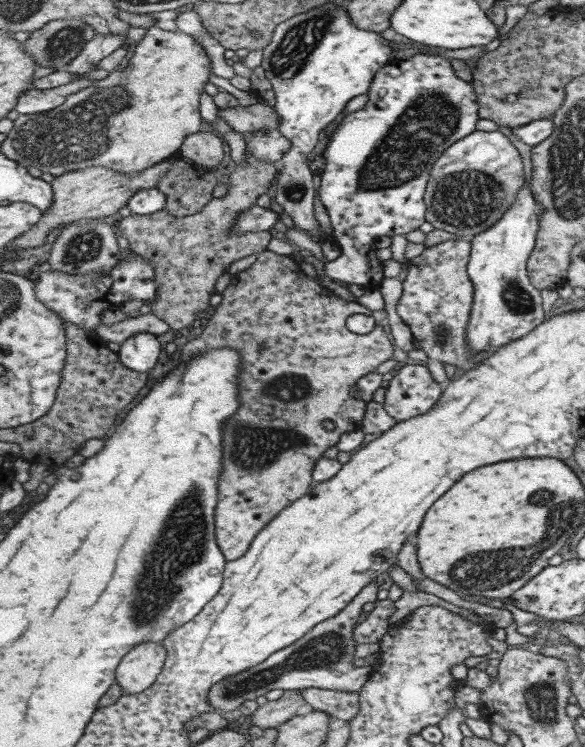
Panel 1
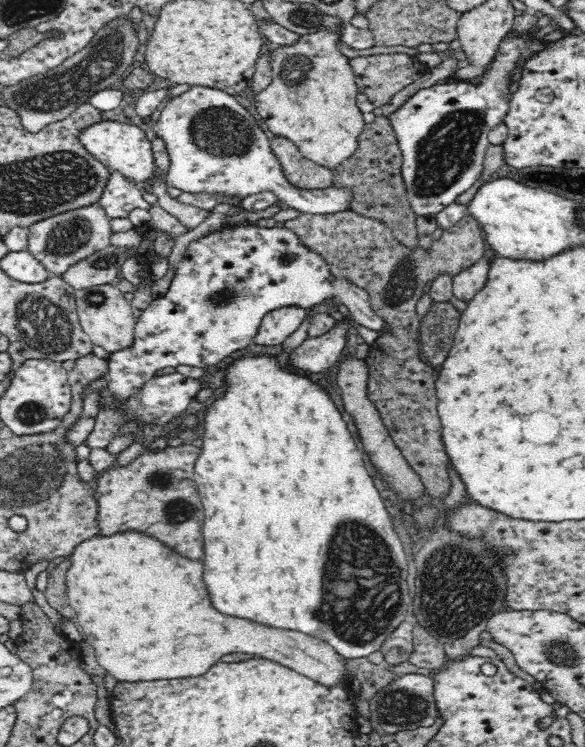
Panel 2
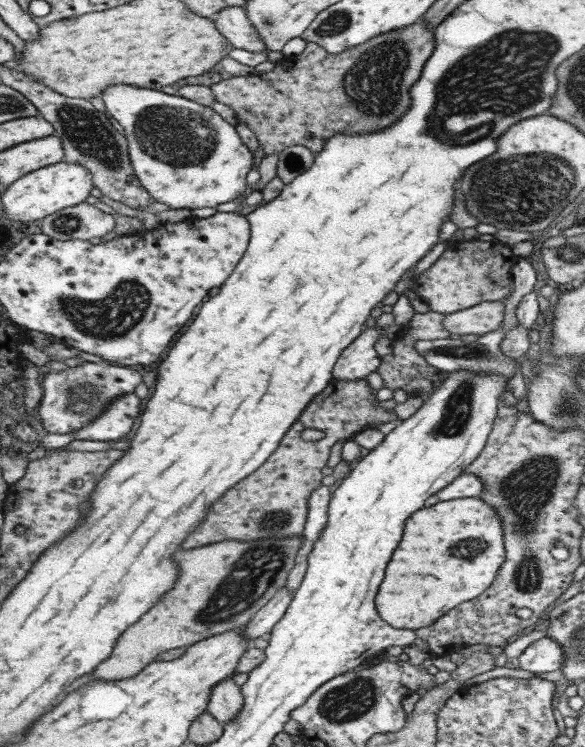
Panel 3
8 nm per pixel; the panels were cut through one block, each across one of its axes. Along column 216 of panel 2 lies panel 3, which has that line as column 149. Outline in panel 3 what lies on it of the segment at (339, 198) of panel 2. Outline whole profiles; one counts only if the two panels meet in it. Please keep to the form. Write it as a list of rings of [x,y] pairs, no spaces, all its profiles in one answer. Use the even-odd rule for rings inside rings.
[[[115,84],[113,86],[106,86],[100,94],[103,101],[105,111],[109,113],[109,116],[116,120],[123,128],[123,136],[126,140],[126,149],[128,152],[128,159],[130,162],[133,175],[137,178],[140,186],[146,190],[151,196],[153,201],[165,204],[172,210],[178,209],[198,209],[198,208],[215,208],[219,204],[233,201],[237,199],[239,195],[245,195],[250,187],[245,181],[246,175],[249,170],[253,169],[252,153],[245,147],[245,144],[239,139],[235,127],[229,125],[221,115],[215,113],[210,107],[197,104],[187,98],[181,97],[179,94],[169,95],[158,90],[151,90],[146,88],[139,88],[137,86],[129,84]]]

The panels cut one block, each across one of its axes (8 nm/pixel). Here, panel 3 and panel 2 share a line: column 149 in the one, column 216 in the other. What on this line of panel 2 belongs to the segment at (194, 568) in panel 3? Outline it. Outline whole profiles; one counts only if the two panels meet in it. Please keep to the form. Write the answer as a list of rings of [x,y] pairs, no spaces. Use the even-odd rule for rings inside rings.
[[[125,530],[112,536],[96,535],[78,543],[68,559],[70,567],[66,570],[65,585],[68,603],[76,616],[74,624],[78,626],[83,640],[93,647],[98,665],[117,682],[196,677],[204,674],[212,664],[218,664],[224,654],[240,652],[288,666],[323,686],[345,684],[351,686],[355,694],[361,692],[360,682],[346,671],[346,659],[322,639],[298,630],[220,614],[220,610],[210,602],[210,594],[202,580],[204,562],[184,558],[166,543],[148,536],[148,533]]]

